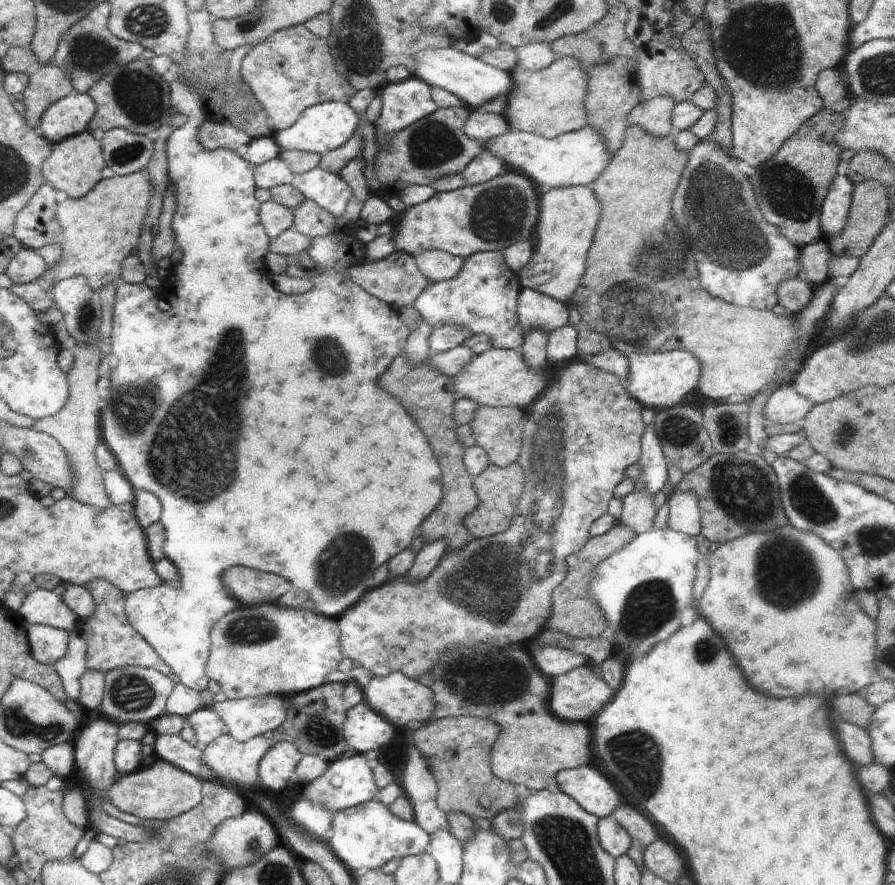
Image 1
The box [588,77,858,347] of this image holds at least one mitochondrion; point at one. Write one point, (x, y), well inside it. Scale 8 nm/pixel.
(716, 214)

